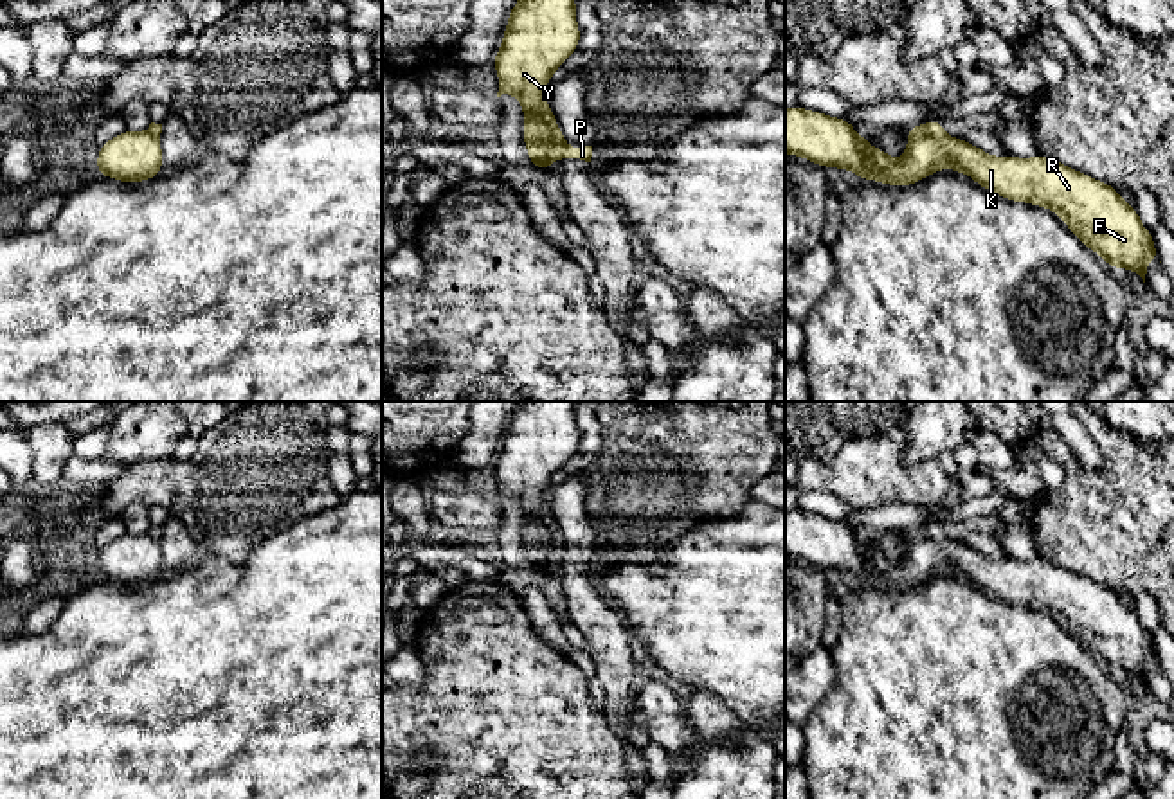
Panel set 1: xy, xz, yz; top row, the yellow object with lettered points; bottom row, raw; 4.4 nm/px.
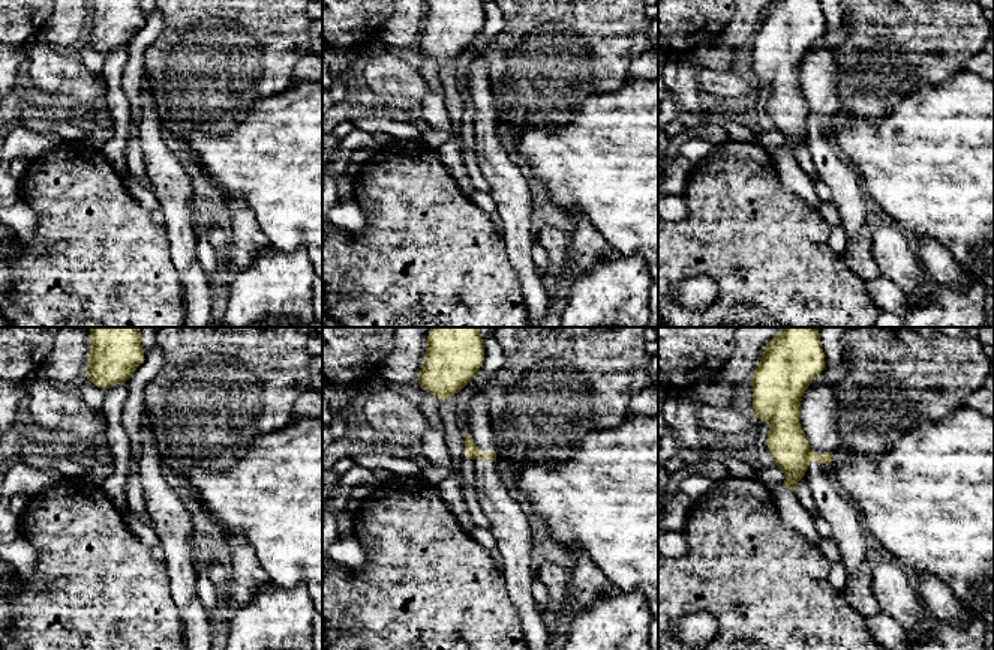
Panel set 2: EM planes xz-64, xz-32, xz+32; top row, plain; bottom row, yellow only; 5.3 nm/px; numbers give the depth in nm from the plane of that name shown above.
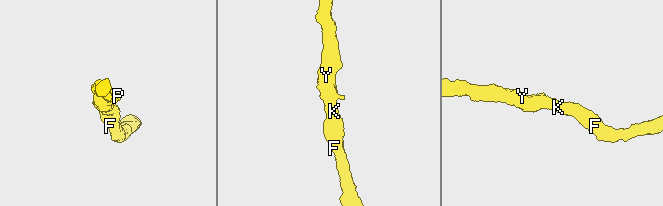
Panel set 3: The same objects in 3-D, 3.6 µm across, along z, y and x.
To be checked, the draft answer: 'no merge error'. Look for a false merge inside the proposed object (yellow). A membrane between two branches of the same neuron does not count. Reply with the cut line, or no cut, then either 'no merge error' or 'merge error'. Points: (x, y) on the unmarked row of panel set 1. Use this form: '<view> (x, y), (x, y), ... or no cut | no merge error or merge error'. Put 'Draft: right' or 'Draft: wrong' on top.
Draft: wrong
xz (550, 511), (546, 520), (553, 535), (555, 560) | merge error

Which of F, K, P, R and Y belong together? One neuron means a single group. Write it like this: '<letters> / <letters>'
F K R Y / P

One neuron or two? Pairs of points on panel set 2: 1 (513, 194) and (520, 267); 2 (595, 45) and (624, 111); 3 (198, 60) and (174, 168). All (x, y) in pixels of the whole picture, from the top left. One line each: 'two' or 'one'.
1: one
2: two
3: two

